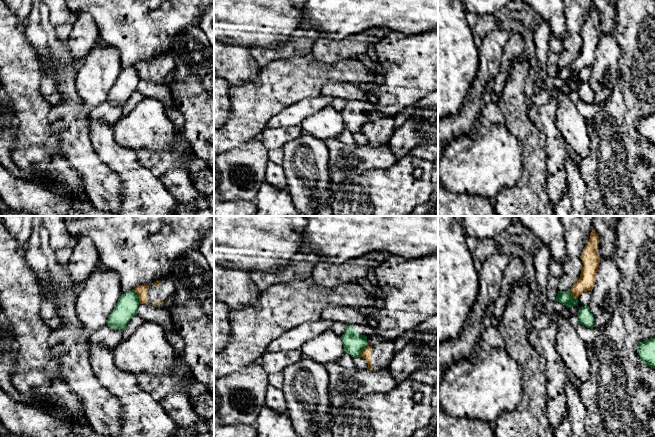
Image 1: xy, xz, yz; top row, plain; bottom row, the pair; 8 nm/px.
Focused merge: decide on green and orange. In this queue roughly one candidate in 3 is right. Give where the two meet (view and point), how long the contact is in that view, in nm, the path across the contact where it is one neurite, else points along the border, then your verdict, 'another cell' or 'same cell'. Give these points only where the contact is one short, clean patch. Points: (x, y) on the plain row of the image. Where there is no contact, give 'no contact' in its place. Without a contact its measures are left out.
meets green in xy at (138, 72); contact 140 nm long; border along xy (133, 65), (141, 79); another cell

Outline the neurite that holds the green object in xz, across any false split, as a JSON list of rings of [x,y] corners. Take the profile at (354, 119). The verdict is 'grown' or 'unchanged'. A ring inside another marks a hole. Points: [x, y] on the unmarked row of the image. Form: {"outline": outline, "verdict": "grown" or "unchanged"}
{"outline": [[[350,101],[341,112],[344,127],[353,134],[361,132],[362,127],[368,122],[367,114],[372,113],[376,104],[369,101]]], "verdict": "grown"}

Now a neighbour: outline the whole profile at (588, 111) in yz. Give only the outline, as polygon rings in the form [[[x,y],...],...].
[[[577,100],[576,102],[576,107],[579,110],[579,112],[588,120],[592,120],[593,117],[598,113],[599,108],[594,106],[594,105],[590,105],[587,104],[581,100]]]

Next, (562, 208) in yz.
[[[566,188],[566,190],[563,192],[561,200],[553,206],[554,216],[569,216],[570,209],[571,205]]]

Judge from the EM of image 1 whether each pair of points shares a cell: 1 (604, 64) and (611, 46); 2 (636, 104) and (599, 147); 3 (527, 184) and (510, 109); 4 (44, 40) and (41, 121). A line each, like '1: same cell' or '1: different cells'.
1: same cell
2: same cell
3: same cell
4: different cells

